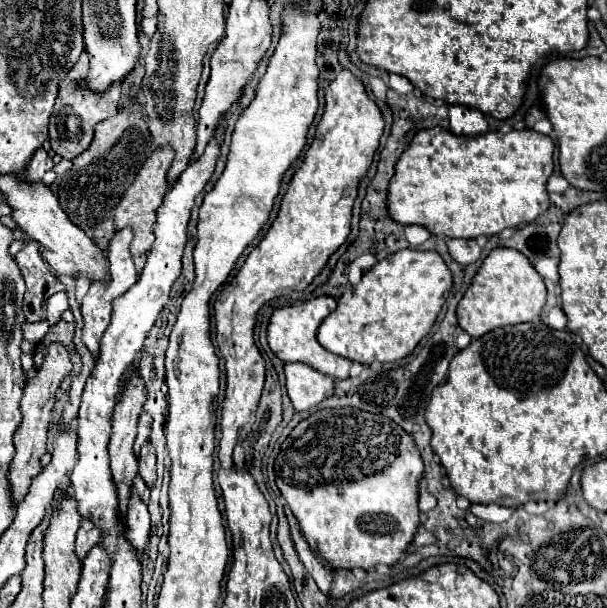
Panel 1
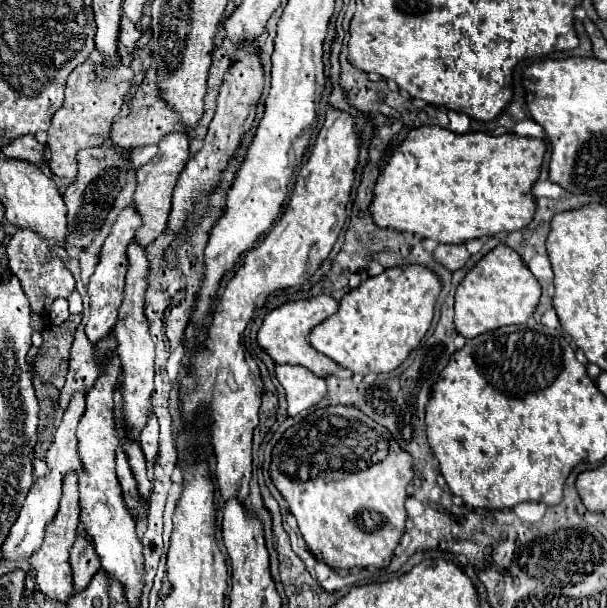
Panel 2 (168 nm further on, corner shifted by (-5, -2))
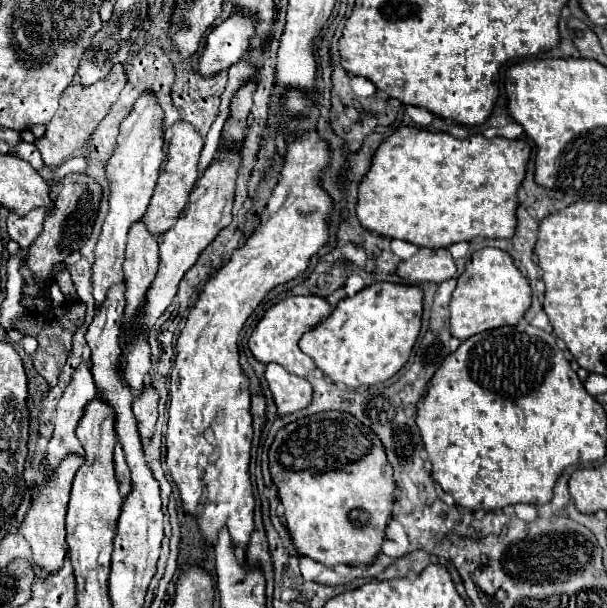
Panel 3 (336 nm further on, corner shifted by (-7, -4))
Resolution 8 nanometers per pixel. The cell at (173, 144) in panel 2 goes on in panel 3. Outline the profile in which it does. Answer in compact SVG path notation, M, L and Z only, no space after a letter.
M180 120L166 128L166 162L162 164L154 196L142 218L152 234L156 234L156 236L164 234L180 218L180 214L188 202L188 196L196 184L196 178L198 178L198 160L200 160L202 146L204 146L204 138L194 130L192 124Z

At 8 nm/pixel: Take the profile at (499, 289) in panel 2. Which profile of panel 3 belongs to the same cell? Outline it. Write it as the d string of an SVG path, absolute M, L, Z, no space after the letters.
M482 248L470 254L466 270L458 276L458 284L450 300L450 334L460 342L466 338L500 328L506 324L516 324L524 312L530 308L532 288L524 274L514 266L508 252L498 248Z

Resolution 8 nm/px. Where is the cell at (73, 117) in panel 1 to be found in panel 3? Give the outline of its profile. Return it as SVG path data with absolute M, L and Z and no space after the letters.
M118 64L118 66L112 68L112 72L104 80L96 82L90 88L82 90L82 86L74 80L64 90L64 94L60 96L60 106L58 106L54 118L46 124L46 134L34 142L36 148L40 150L42 160L44 160L46 166L64 164L78 148L84 148L88 144L90 134L100 124L100 120L108 114L112 102L118 100L118 94L124 88L124 84L126 84L126 74L124 74L124 68Z

